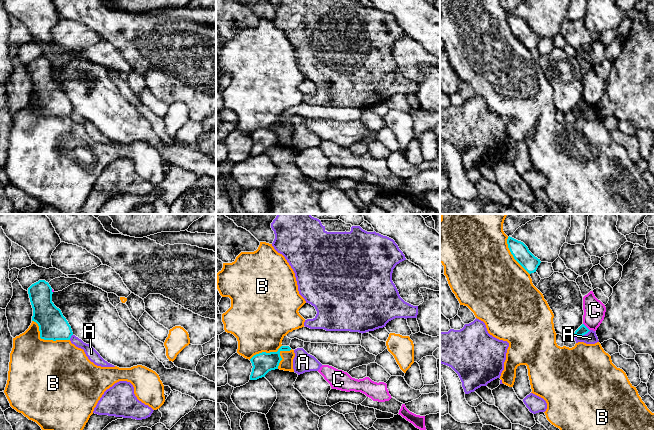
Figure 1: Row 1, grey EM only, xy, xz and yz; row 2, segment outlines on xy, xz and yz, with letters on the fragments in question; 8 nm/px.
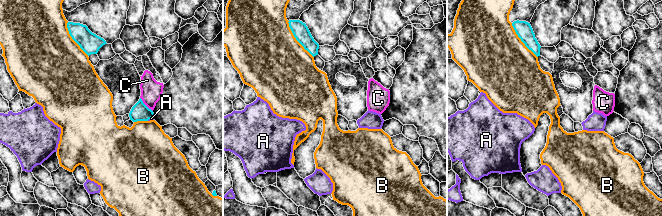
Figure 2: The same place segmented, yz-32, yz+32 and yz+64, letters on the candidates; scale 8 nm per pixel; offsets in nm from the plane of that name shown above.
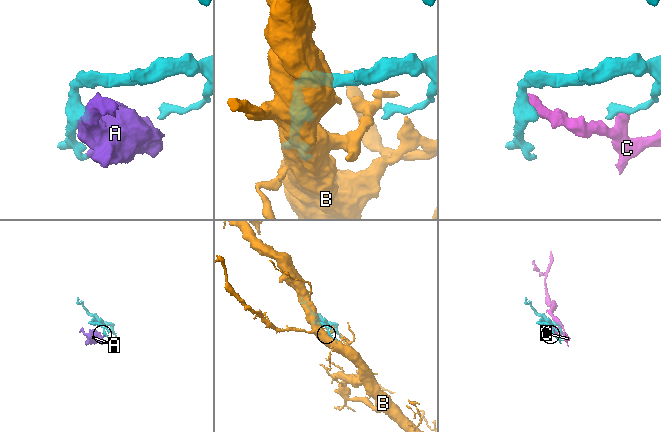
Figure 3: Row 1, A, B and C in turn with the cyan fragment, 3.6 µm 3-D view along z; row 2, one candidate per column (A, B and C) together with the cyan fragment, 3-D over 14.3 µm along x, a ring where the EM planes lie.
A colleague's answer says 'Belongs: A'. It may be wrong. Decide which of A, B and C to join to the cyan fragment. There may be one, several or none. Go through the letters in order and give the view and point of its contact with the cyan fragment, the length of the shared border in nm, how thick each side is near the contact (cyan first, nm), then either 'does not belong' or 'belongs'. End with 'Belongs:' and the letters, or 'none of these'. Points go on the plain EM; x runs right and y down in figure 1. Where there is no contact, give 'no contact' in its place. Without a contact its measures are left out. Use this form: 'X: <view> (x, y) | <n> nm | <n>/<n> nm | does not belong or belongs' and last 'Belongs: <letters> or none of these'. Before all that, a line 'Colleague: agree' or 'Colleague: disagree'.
Colleague: disagree
A: yz (582, 111) | 150 nm | 80/100 nm | does not belong
B: xz (270, 128) | 360 nm | 170/440 nm | does not belong
C: yz (586, 103) | 80 nm | 80/180 nm | does not belong
Belongs: none of these

